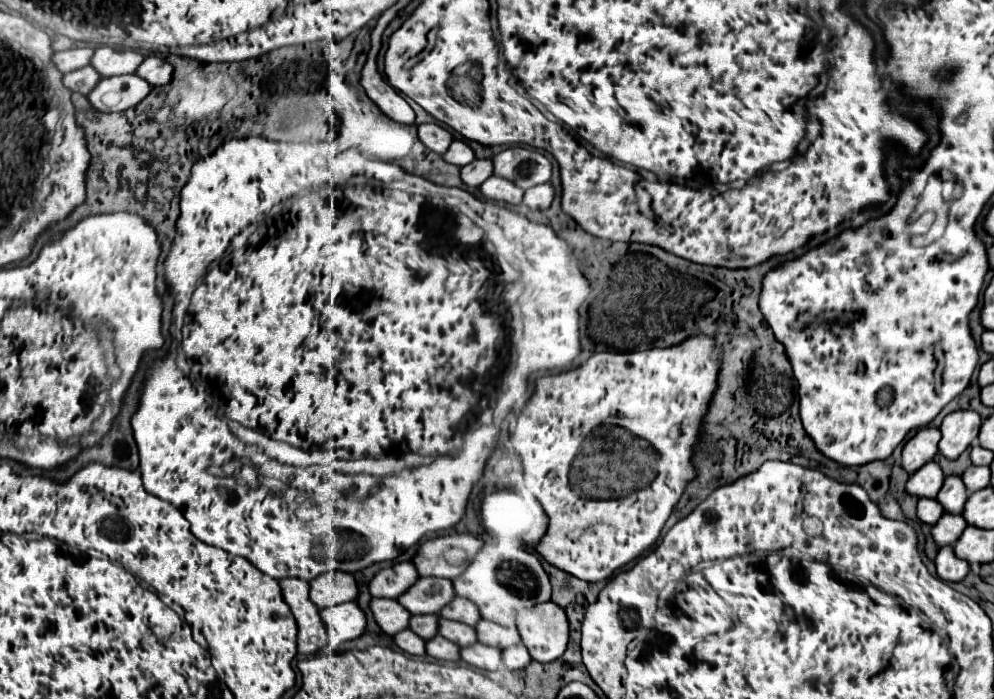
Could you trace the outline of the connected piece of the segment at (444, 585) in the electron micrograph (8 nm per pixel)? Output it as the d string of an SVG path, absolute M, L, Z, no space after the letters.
M420 578L406 590L398 602L412 614L438 614L442 606L454 600L454 584L446 578Z

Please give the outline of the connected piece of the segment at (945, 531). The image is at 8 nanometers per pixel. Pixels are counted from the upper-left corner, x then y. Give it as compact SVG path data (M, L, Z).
M944 514L934 526L932 526L932 536L936 540L938 546L946 546L946 544L954 544L964 528L966 528L966 520L962 518L962 514Z

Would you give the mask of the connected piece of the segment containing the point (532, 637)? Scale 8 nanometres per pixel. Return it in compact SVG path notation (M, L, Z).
M544 602L526 608L518 614L516 624L532 660L552 662L564 654L570 638L570 624L566 612L558 604Z

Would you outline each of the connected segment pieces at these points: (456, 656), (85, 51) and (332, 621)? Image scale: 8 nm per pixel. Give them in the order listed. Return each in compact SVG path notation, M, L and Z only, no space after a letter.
M440 634L426 642L426 652L428 652L428 656L432 656L436 660L446 660L446 662L458 662L460 660L460 648Z
M72 48L72 50L64 50L64 52L56 52L54 54L54 62L58 66L58 70L66 72L74 72L82 66L90 64L90 54L94 54L94 48Z
M344 602L322 610L322 620L326 628L334 628L344 636L344 640L356 640L366 630L366 612L356 602Z

